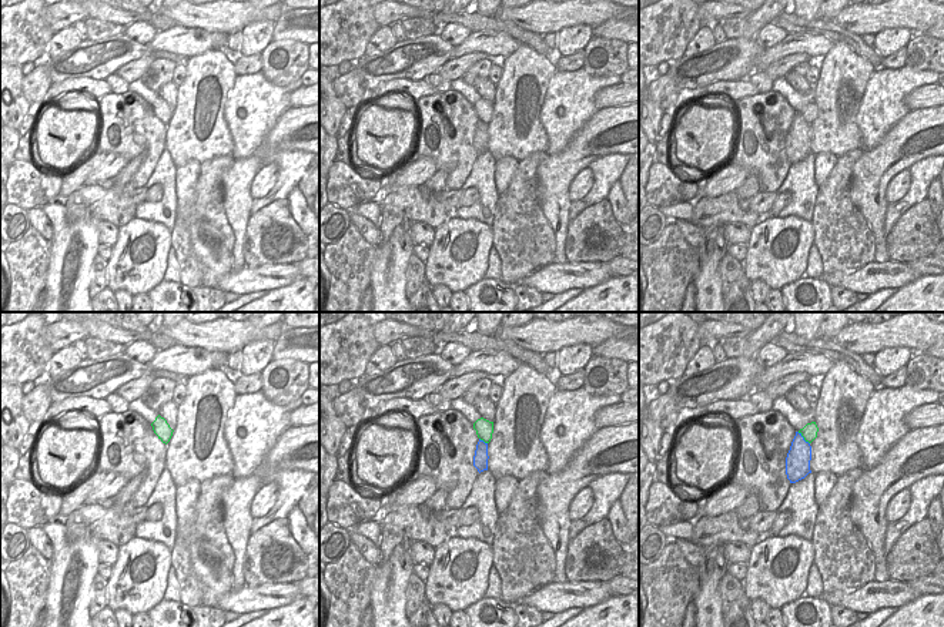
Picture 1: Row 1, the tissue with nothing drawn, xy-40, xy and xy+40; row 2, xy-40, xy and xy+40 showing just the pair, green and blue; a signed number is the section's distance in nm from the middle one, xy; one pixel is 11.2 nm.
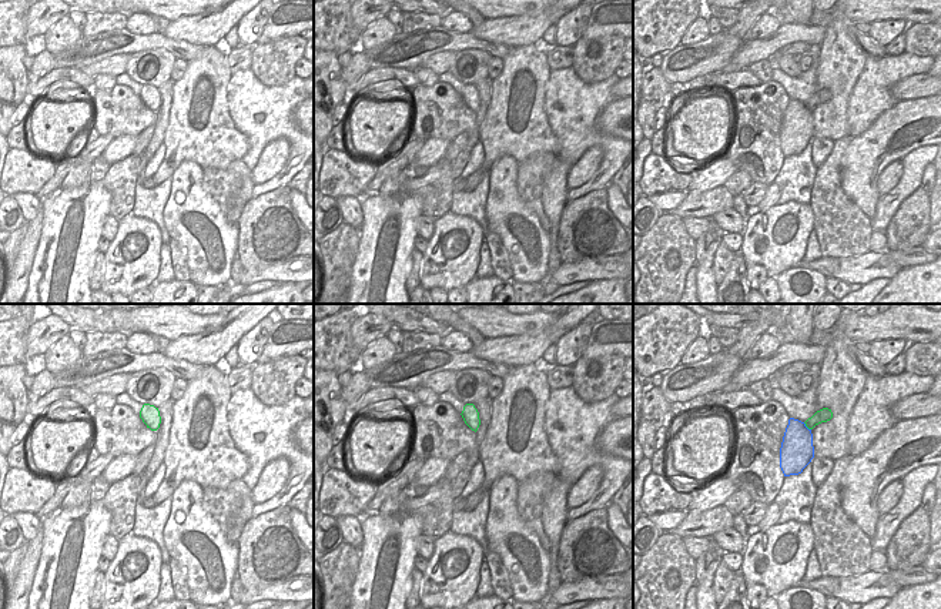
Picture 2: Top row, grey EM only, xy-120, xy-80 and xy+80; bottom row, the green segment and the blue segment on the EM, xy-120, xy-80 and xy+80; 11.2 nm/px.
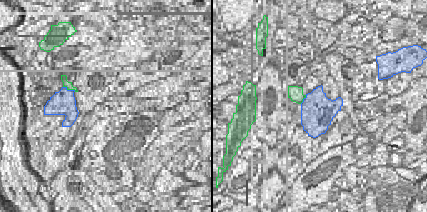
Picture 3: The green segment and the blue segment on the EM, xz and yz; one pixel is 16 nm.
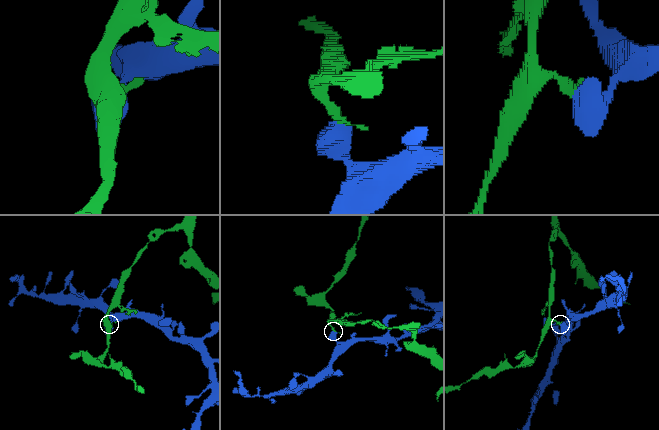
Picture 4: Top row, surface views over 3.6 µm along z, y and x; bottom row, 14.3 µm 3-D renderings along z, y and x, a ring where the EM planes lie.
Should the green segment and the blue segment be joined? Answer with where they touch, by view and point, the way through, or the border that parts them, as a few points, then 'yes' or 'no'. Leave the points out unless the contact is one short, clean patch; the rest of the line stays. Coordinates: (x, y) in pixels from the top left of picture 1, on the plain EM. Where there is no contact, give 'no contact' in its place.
contact xy+40 (803, 117); border xy+40 (797, 113), (809, 124); no

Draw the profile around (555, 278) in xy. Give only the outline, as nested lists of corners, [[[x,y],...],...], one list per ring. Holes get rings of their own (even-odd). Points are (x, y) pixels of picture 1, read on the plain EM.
[[[552,262],[533,271],[518,285],[535,288],[542,294],[558,295],[569,289],[597,286],[612,276],[609,265],[602,262]]]

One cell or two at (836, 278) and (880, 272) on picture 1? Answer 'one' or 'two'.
one

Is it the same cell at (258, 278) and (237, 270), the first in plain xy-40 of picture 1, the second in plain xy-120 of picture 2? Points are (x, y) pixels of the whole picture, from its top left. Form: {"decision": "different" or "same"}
{"decision": "different"}

